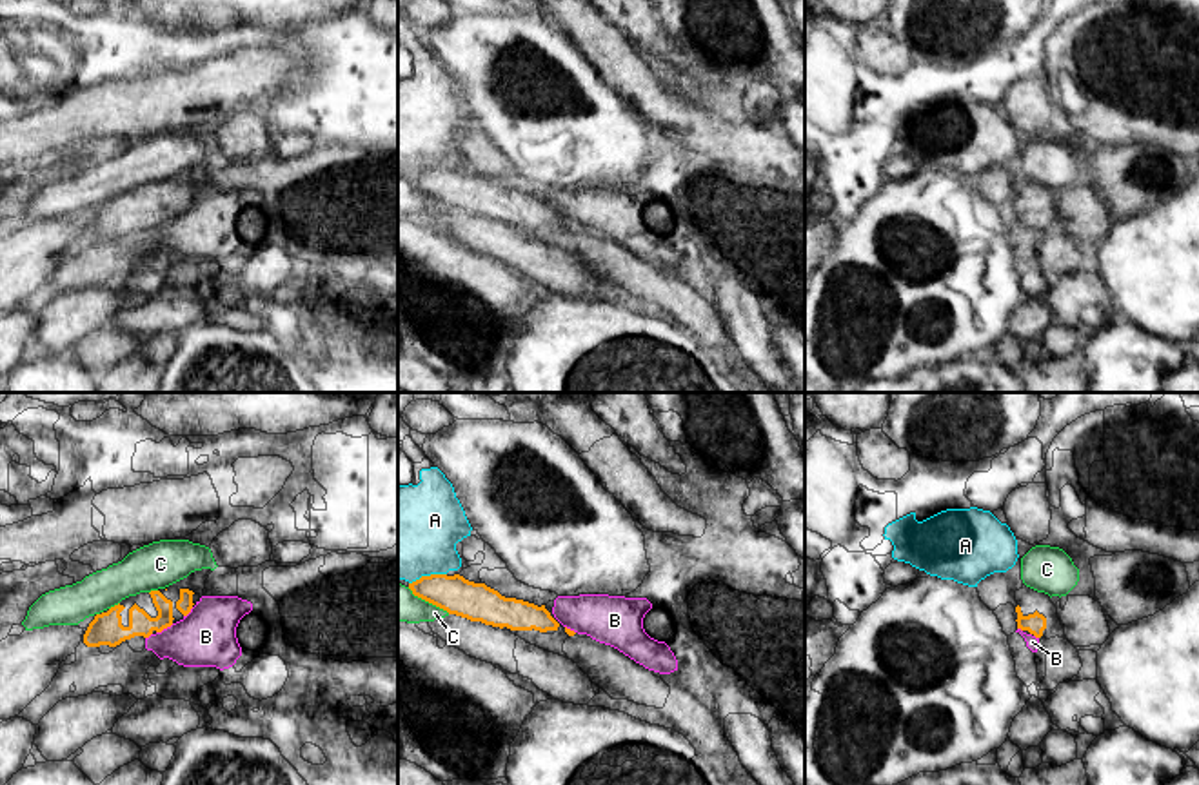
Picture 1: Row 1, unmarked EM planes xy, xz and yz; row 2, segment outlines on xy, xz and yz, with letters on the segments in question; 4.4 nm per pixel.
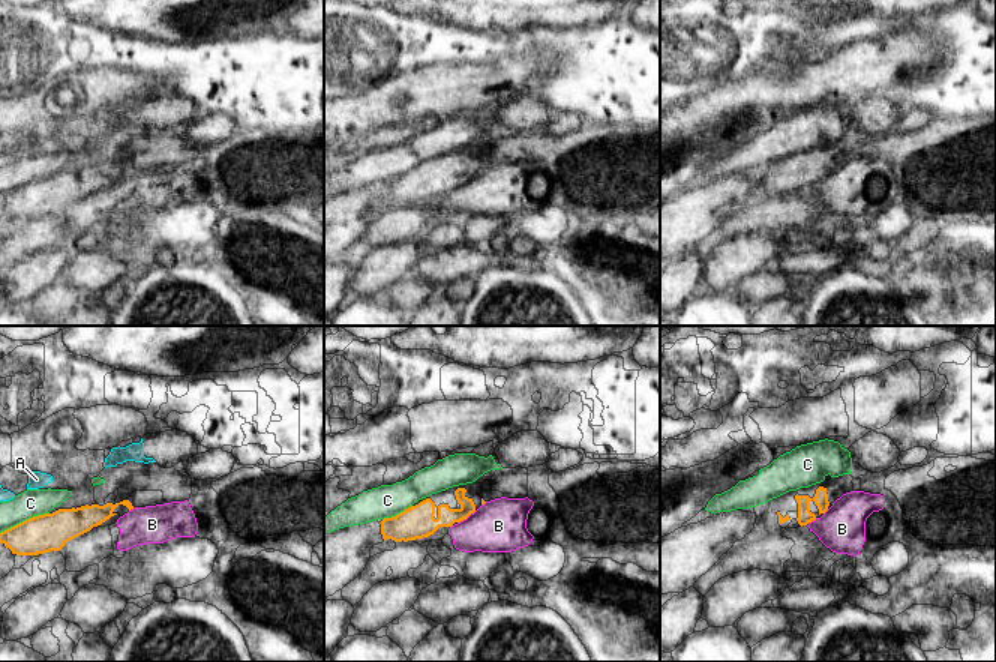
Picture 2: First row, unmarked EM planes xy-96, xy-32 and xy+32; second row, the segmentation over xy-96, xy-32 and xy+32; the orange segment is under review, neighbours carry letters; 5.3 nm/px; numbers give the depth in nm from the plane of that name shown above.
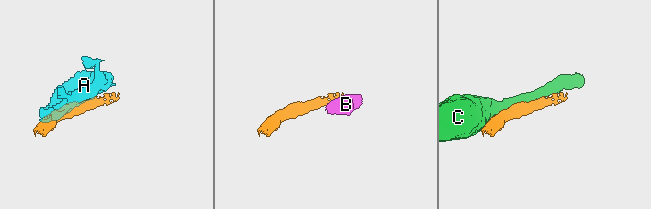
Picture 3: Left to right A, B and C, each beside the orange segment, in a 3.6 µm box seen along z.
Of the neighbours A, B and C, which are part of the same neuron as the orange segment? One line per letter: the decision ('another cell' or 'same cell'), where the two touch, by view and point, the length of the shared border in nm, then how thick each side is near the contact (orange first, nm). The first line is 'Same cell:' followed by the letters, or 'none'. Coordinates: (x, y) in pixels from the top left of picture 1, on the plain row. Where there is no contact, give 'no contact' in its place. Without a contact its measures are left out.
Same cell: none
A: another cell; contact xz (427, 169); length 180 nm; calibres 170 and 420 nm
B: another cell; contact xy (164, 220); length 90 nm; calibres 140 and 260 nm
C: another cell; contact xz (429, 195); length 220 nm; calibres 170 and 160 nm

